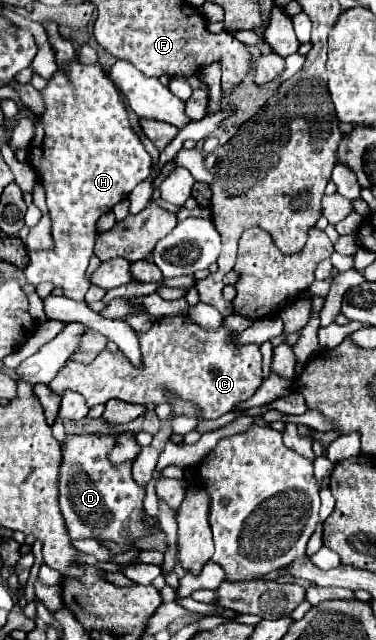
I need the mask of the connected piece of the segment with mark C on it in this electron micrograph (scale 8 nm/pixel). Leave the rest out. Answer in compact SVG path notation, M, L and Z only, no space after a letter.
M183 314L161 318L161 320L155 320L147 332L137 332L139 346L141 346L141 368L129 364L129 360L123 352L111 354L109 350L105 350L89 364L67 360L67 364L61 368L61 372L57 372L57 376L49 382L49 388L57 396L63 396L67 390L79 392L85 398L85 402L89 404L89 408L93 408L97 404L107 404L111 398L117 398L117 400L123 400L129 404L143 404L143 406L163 404L163 402L169 402L165 394L173 392L181 400L195 404L201 412L201 418L213 420L213 418L219 418L219 416L231 412L237 404L249 400L263 382L263 358L261 358L259 346L247 344L245 348L241 348L239 344L233 344L229 340L229 336L231 336L231 330L225 328L225 324L221 324L219 328L207 330Z

